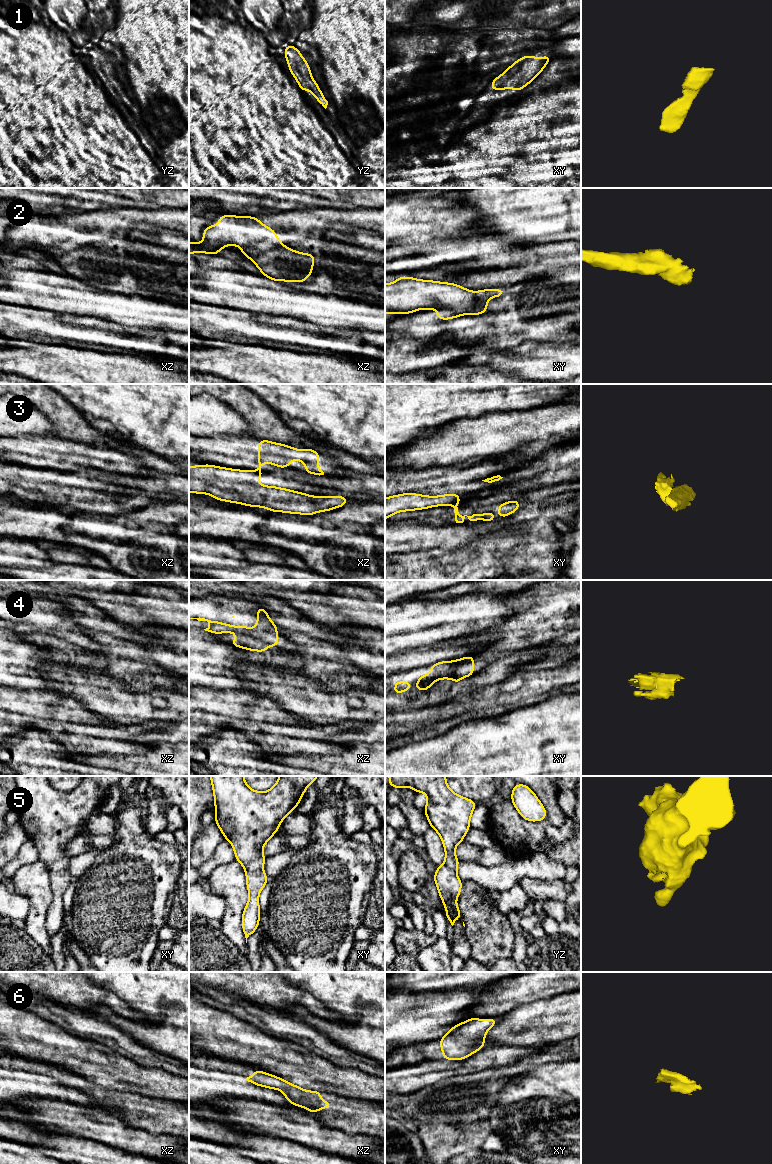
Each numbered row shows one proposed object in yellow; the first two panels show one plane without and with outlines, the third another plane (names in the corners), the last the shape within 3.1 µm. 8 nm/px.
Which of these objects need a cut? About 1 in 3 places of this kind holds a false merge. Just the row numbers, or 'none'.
2, 3, 4

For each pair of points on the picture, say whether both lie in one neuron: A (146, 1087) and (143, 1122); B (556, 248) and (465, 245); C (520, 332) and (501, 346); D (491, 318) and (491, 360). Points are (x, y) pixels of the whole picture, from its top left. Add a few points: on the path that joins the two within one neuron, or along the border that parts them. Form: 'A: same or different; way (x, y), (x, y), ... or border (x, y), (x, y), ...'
A: different; border (142, 1095), (160, 1098), (165, 1101)
B: same; way (533, 250), (528, 252), (488, 251)
C: same; way (515, 332), (506, 341)
D: different; border (511, 350), (494, 351)

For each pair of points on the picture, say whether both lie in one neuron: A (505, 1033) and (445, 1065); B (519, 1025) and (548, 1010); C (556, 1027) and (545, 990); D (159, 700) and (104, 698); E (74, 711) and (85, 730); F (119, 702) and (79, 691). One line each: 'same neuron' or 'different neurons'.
A: different neurons
B: same neuron
C: different neurons
D: same neuron
E: different neurons
F: same neuron

